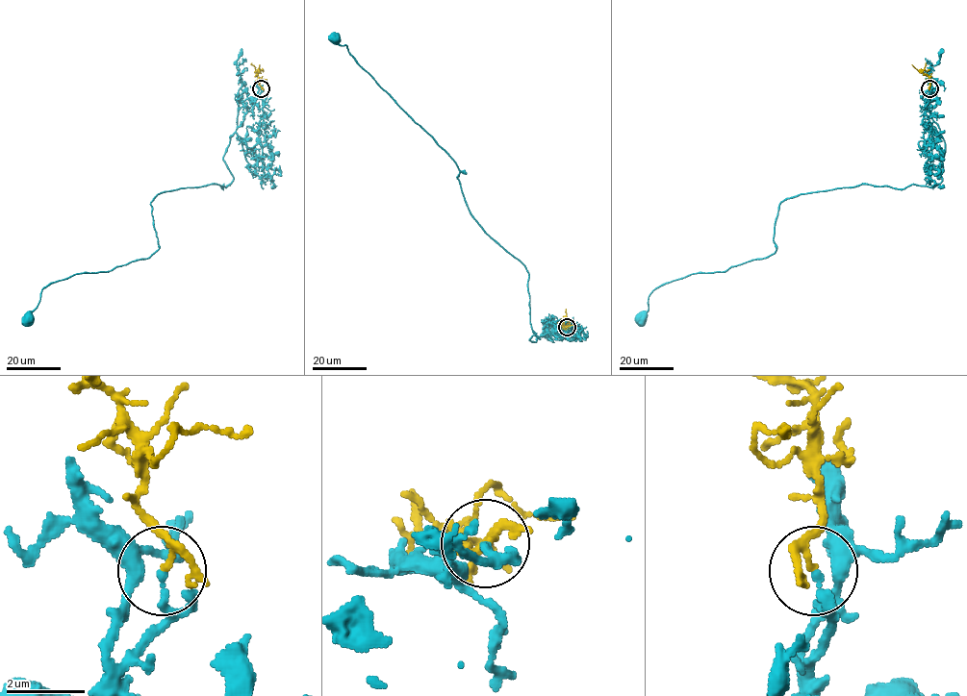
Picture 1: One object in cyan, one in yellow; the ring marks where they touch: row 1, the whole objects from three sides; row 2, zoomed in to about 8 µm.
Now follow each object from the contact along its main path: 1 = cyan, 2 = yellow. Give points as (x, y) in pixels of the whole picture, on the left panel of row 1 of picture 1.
1: (261, 88), (238, 101), (223, 161), (231, 183), (160, 193), (154, 254), (50, 284), (28, 319)
2: (261, 88), (256, 75), (259, 64)

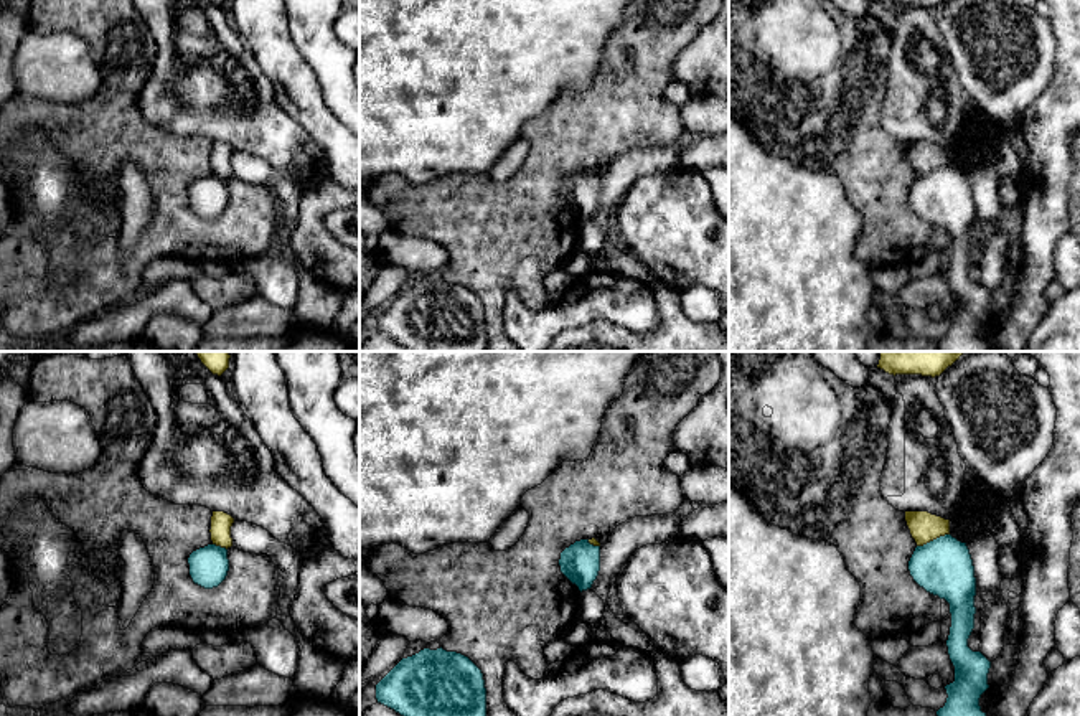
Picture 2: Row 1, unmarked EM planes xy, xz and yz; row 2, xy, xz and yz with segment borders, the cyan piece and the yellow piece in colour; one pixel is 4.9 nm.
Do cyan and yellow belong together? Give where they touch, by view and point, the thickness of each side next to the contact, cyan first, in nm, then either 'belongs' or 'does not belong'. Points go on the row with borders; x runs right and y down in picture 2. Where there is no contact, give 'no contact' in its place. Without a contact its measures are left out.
yz (934, 540) | 280/150 nm | does not belong

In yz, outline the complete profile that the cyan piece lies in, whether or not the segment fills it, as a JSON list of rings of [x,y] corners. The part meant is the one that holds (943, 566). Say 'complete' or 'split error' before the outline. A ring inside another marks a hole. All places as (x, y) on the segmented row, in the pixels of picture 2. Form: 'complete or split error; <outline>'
complete; [[[945,535],[917,546],[909,571],[920,587],[950,604],[951,627],[946,647],[955,667],[955,681],[945,686],[948,698],[937,716],[986,716],[979,698],[989,688],[991,662],[968,647],[974,629],[976,577],[966,543]]]

